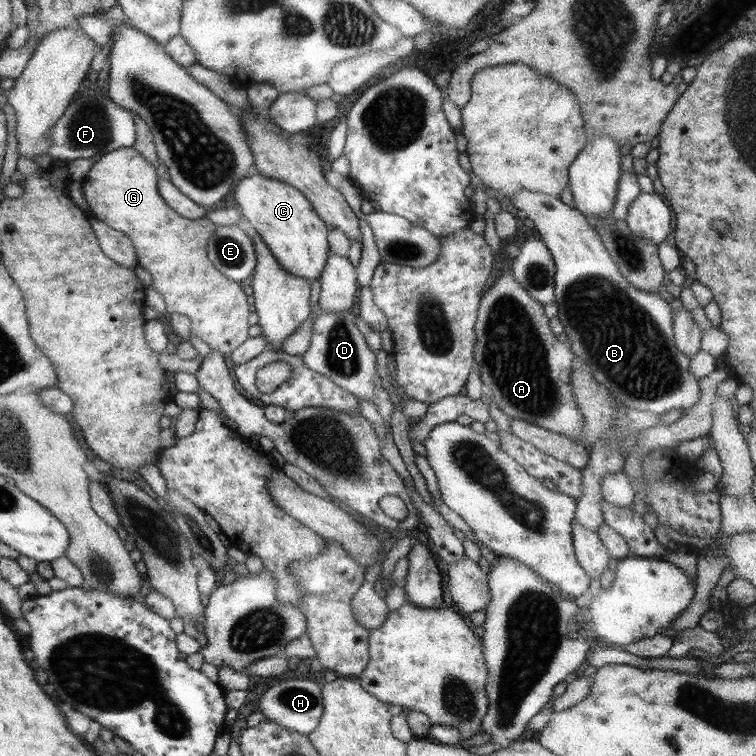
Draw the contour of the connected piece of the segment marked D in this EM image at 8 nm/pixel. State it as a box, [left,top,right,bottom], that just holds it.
[302,312,376,401]

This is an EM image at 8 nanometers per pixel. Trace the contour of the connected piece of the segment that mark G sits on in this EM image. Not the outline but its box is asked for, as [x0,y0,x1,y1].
[81,146,252,355]

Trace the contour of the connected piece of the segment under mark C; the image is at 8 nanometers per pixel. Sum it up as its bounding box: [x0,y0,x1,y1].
[233,171,329,283]

